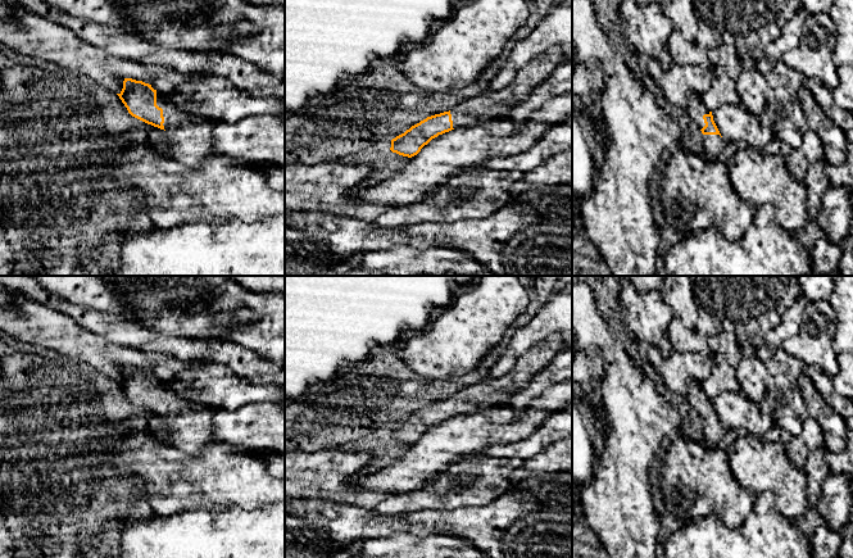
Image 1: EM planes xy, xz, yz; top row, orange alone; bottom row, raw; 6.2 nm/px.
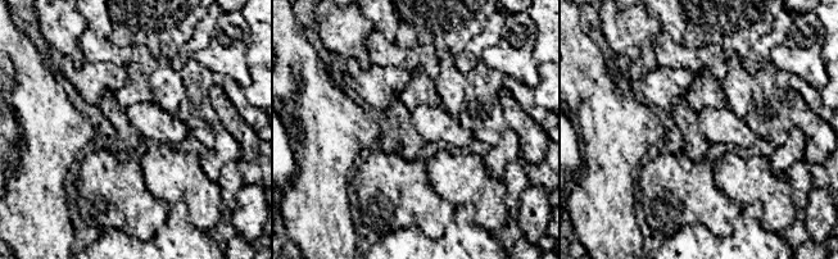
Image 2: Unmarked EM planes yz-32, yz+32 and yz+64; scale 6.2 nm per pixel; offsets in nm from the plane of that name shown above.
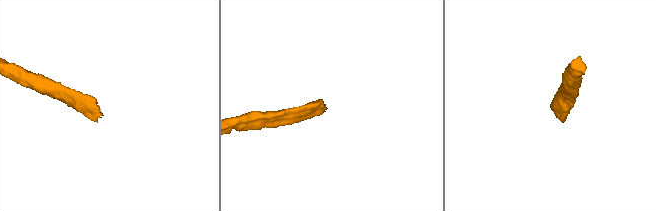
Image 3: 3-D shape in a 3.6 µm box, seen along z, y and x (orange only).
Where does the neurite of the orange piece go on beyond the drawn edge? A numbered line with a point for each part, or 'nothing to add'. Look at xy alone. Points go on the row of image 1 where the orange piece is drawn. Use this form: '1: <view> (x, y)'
1: xy (190, 136)

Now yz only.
1: yz (695, 108)

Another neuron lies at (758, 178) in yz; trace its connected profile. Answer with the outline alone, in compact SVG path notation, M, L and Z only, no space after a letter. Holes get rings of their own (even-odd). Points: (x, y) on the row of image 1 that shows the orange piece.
M740 145L726 165L740 199L757 208L771 204L782 230L795 233L808 222L807 187L791 177L785 156Z

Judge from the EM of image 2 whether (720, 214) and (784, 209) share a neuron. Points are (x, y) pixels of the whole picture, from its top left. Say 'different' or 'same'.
different

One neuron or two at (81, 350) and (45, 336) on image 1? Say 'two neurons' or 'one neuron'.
one neuron

